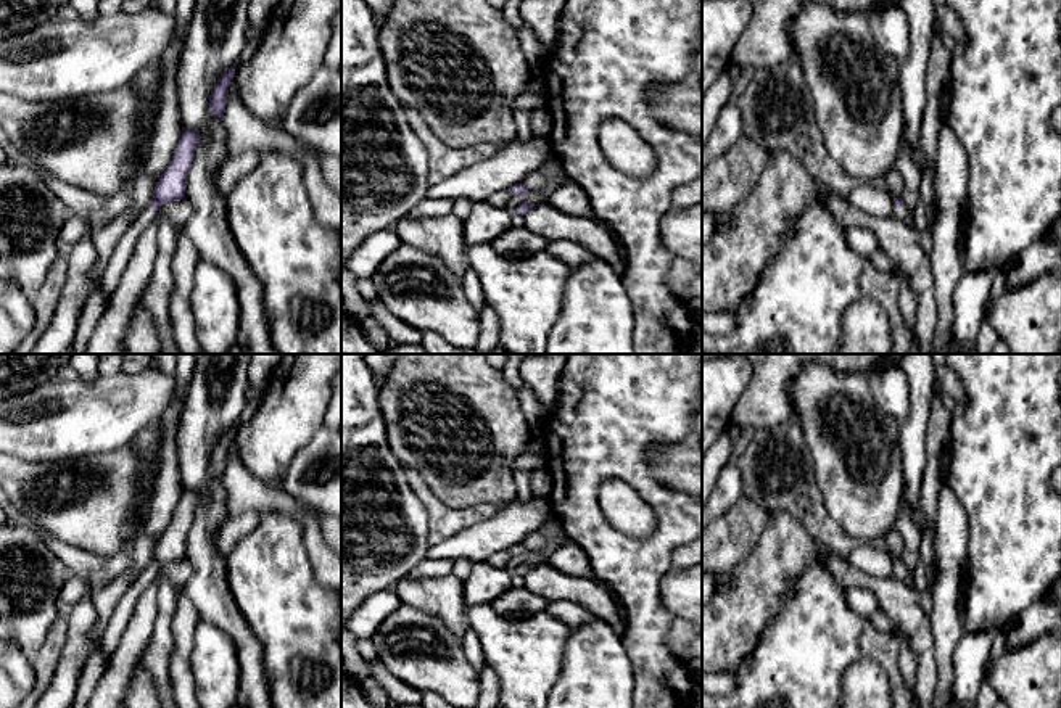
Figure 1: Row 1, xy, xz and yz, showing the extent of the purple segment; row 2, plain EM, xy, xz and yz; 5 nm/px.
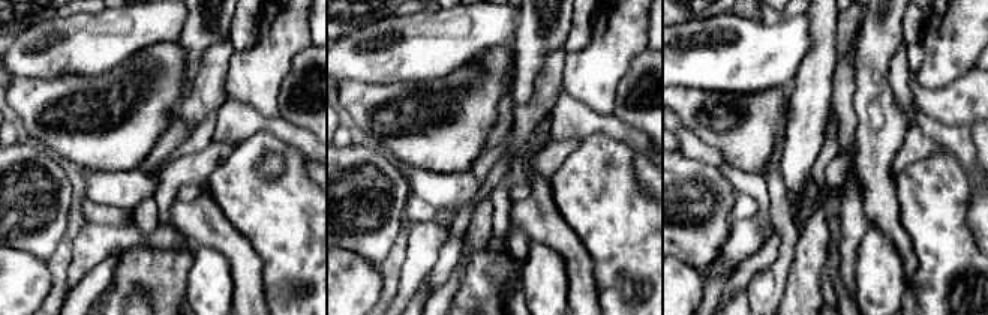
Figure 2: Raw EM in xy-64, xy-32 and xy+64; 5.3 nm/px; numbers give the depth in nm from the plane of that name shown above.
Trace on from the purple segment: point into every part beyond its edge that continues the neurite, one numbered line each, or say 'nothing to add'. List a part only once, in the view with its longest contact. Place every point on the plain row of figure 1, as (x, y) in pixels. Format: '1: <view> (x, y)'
1: xy (110, 641)

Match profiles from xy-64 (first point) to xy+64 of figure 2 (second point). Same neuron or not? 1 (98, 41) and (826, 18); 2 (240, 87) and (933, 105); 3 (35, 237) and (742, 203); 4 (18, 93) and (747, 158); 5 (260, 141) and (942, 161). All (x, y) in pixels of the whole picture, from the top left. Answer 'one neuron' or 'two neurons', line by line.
1: two neurons
2: two neurons
3: two neurons
4: one neuron
5: one neuron

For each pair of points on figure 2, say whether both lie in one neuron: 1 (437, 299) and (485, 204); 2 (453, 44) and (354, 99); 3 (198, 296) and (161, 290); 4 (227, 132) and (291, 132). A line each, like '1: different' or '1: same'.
1: same
2: different
3: different
4: same

